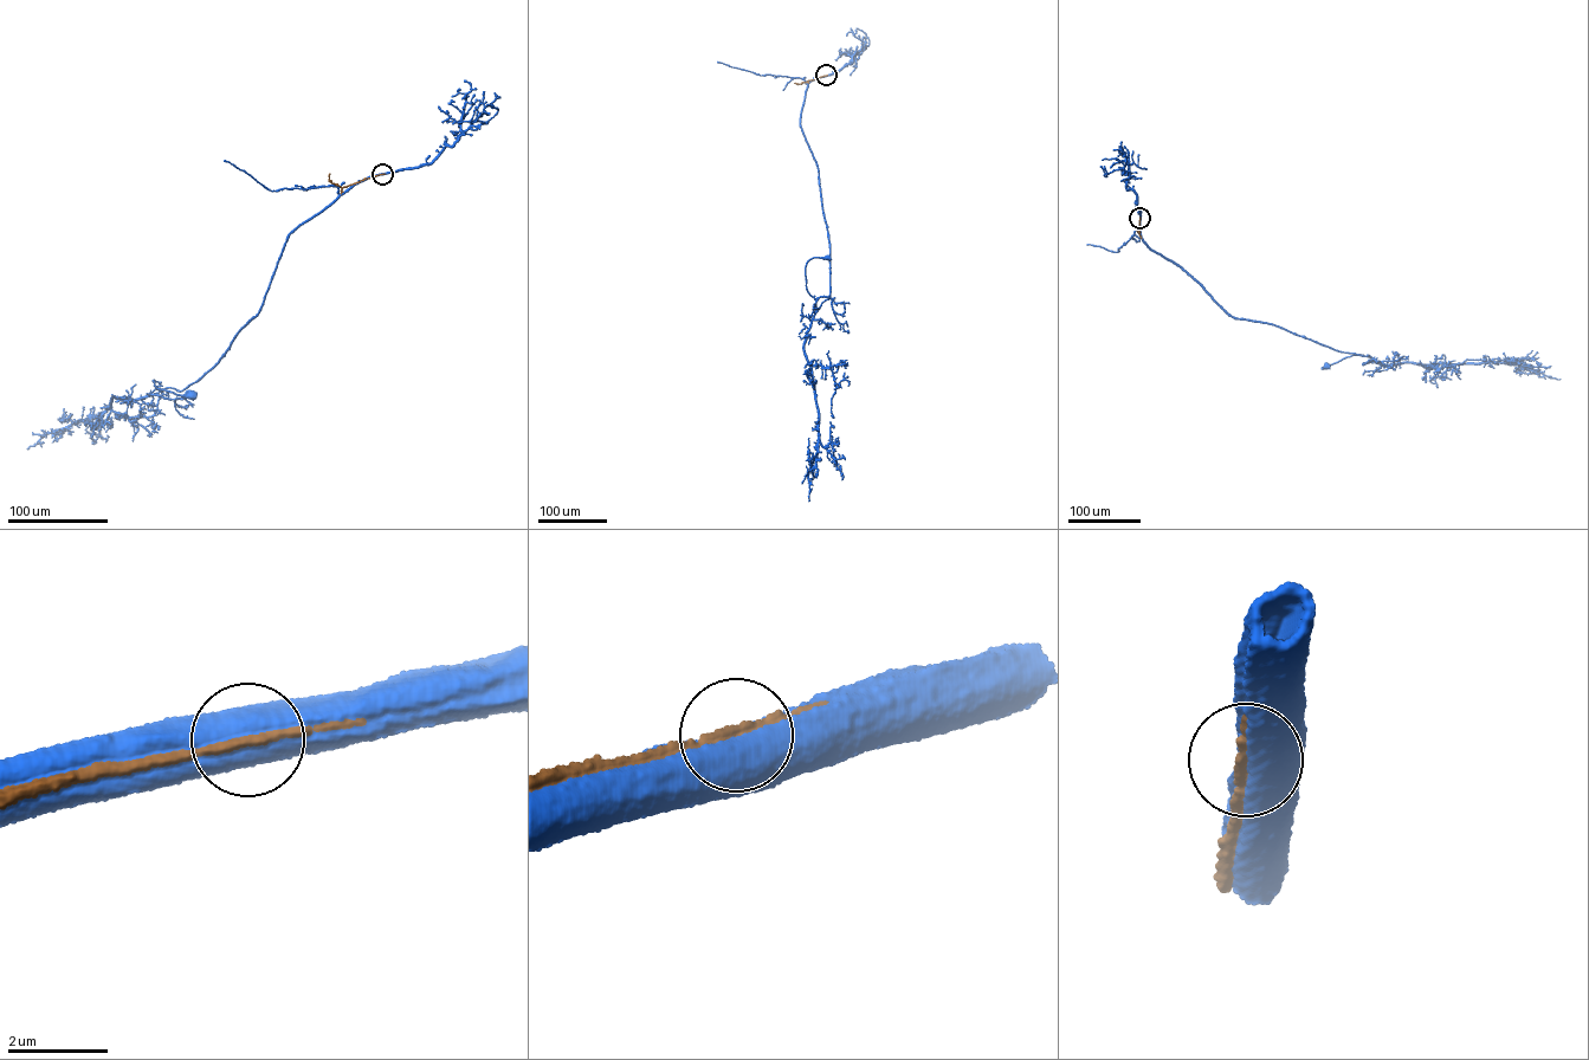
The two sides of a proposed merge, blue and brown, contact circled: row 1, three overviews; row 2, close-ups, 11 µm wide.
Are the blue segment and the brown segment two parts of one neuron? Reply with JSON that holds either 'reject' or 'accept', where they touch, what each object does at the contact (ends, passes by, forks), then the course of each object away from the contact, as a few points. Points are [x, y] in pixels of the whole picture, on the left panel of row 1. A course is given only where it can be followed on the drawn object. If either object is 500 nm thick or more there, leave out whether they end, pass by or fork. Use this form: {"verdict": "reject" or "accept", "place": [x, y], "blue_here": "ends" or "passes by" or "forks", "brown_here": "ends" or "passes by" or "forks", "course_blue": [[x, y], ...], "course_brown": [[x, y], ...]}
{"verdict": "reject", "place": [382, 174], "course_blue": [[382, 174], [290, 233], [259, 311], [215, 366], [180, 392], [147, 395], [154, 380], [193, 395]], "course_brown": [[382, 174], [341, 187], [329, 181], [329, 173]]}

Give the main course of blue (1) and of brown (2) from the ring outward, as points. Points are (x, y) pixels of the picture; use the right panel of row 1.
1: (1139, 218), (1150, 249), (1181, 266), (1231, 316), (1377, 362), (1361, 354), (1326, 366)
2: (1139, 218), (1139, 234), (1136, 226)

